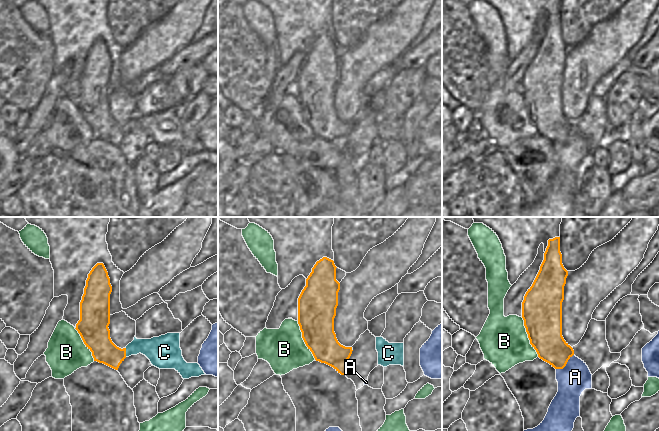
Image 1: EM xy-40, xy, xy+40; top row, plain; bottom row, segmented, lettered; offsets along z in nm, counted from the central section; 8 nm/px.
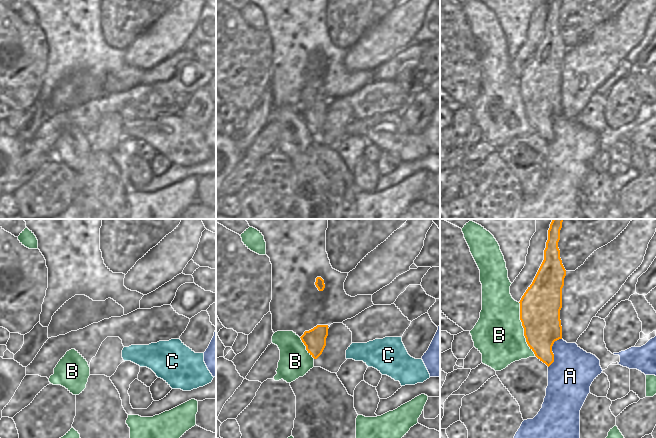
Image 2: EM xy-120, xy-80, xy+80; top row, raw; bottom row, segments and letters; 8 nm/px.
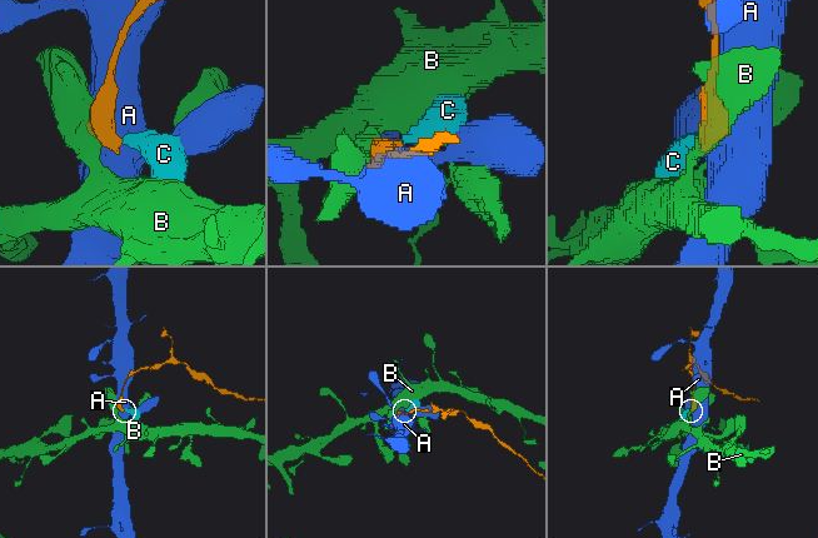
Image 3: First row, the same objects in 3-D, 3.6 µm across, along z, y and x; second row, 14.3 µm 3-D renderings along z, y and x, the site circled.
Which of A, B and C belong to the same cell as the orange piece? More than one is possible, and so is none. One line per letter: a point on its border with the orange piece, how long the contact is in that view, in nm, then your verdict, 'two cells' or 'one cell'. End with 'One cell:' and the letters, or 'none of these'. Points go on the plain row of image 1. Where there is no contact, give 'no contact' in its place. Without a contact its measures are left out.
A: xy+40 (566, 139) | 190 nm | two cells
B: xy+40 (528, 113) | 340 nm | two cells
C: xy-40 (125, 128) | 80 nm | one cell
One cell: C

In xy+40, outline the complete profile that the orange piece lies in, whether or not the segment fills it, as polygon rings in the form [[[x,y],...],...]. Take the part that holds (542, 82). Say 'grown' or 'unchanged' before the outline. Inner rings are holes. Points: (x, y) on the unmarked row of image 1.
unchanged; [[[560,13],[548,16],[540,46],[524,72],[522,94],[538,133],[563,145],[574,131],[562,112],[562,78],[568,47],[562,40]]]

